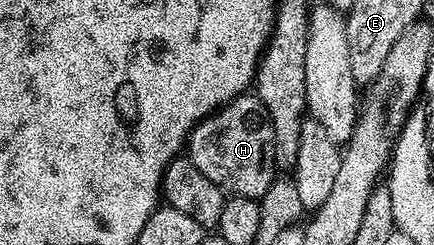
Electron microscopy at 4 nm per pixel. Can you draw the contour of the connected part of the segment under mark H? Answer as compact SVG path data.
M254 94L236 96L224 108L206 116L191 131L185 145L185 152L191 164L197 166L197 170L201 170L201 174L205 174L205 178L209 178L209 182L213 182L227 194L244 196L250 200L259 200L269 190L271 183L277 179L273 126L271 125L271 119L267 117L267 107Z

